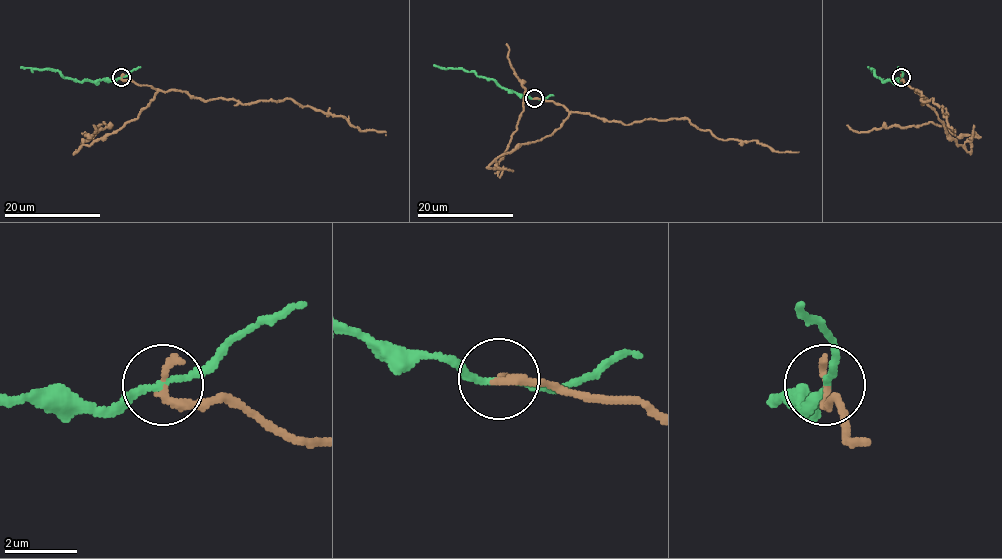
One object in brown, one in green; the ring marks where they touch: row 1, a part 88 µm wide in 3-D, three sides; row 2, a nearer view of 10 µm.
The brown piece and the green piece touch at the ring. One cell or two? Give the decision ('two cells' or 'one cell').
two cells

